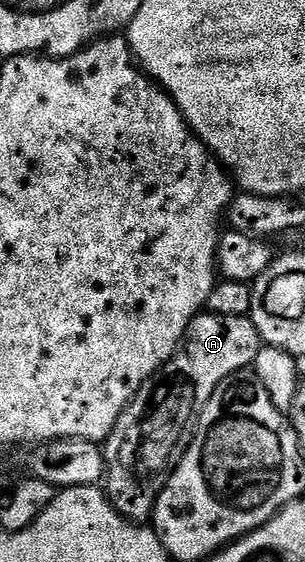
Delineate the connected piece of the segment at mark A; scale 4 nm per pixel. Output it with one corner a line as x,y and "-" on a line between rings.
202,313
191,321
185,334
183,349
178,350
173,358
168,359
164,367
158,369
137,390
135,397
129,403
129,408
119,417
115,429
103,444
105,452
103,490
109,496
111,505
123,518
138,525
150,522
159,493
163,493
163,489
169,484
169,479
175,473
179,461
183,461
191,445
207,401
211,401
215,389
219,389
224,379
231,377
237,371
252,368
262,346
259,329
255,329
249,315
223,317
212,313

